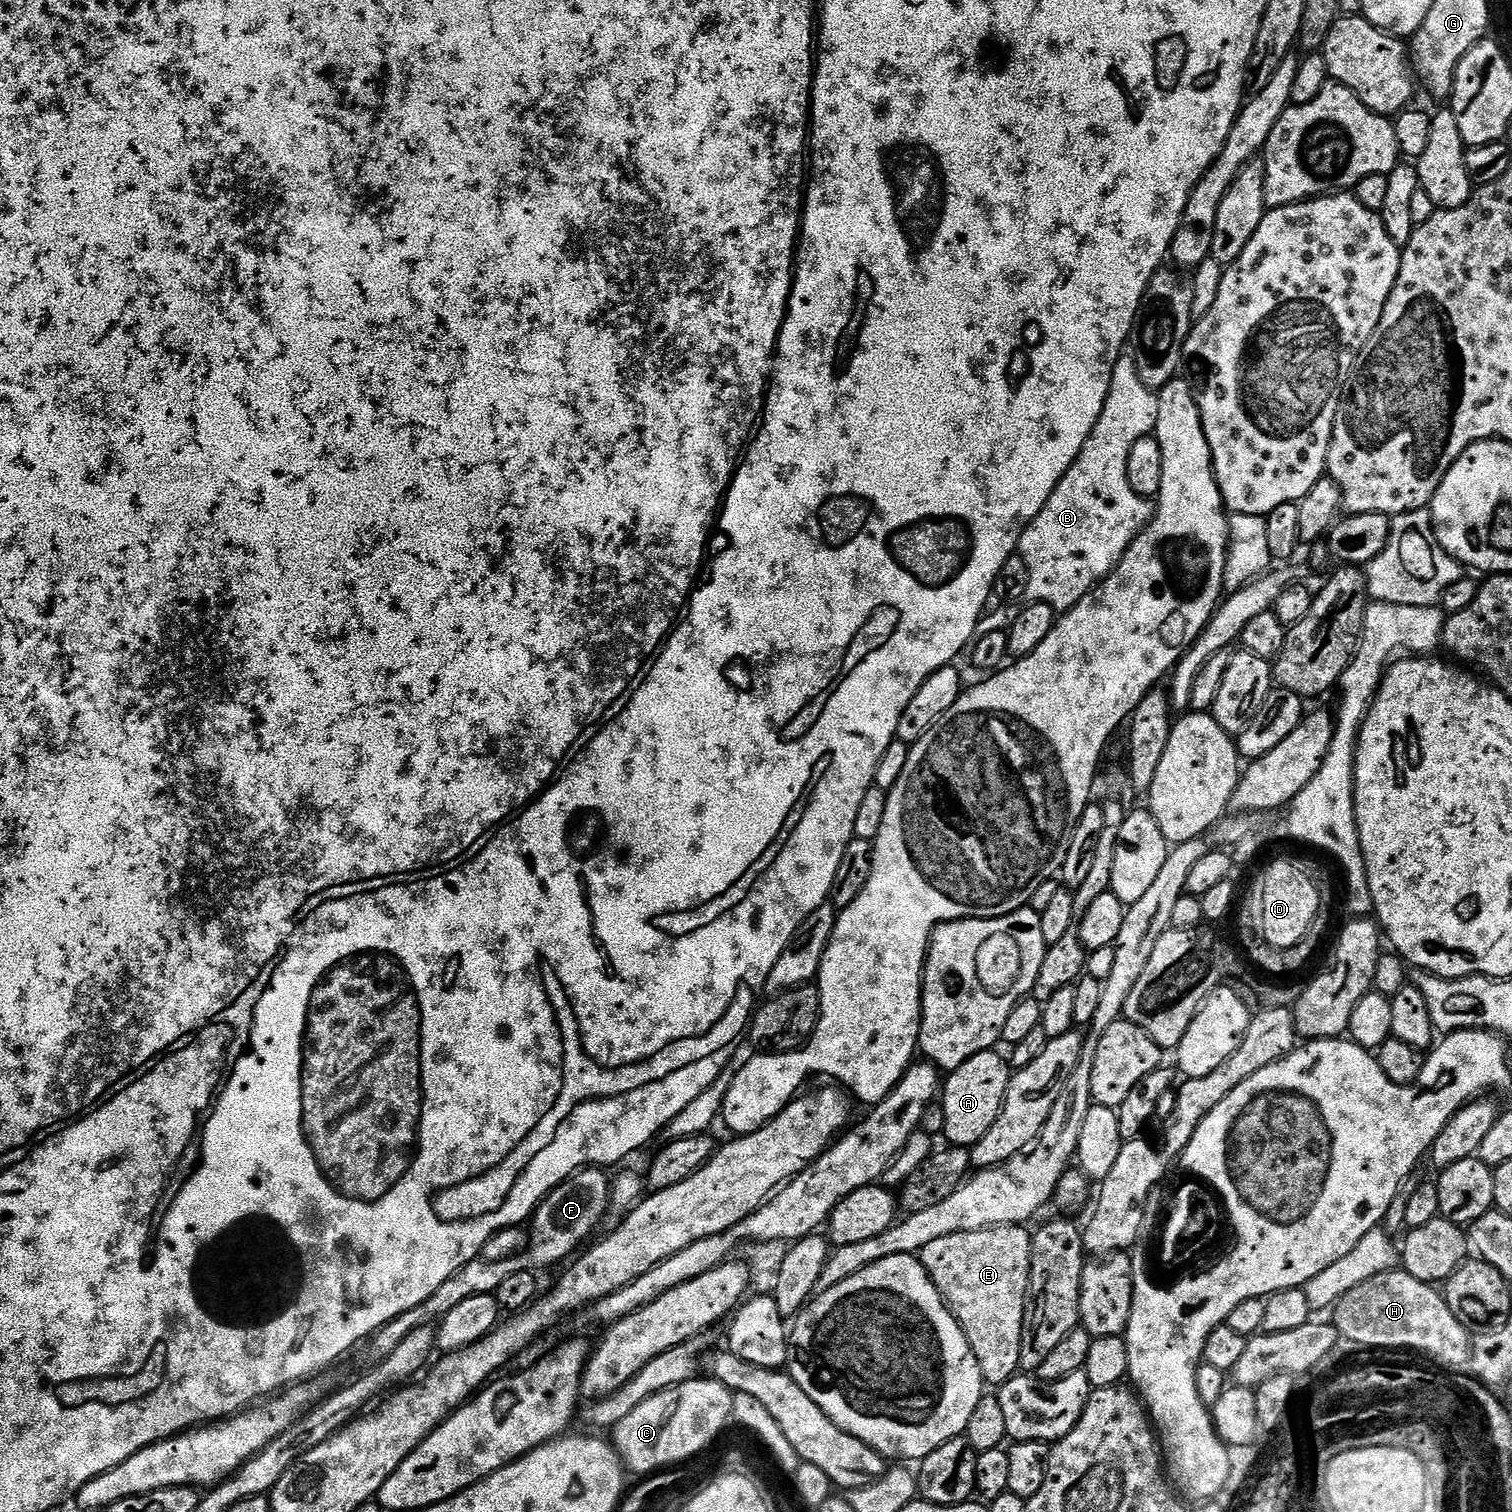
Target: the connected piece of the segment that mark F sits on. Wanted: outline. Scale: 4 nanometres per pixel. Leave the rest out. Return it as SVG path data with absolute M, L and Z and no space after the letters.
M589 1166L580 1168L569 1180L563 1180L533 1212L530 1221L532 1232L530 1228L526 1236L526 1247L519 1254L502 1262L486 1262L482 1258L470 1261L462 1266L462 1270L458 1270L458 1274L454 1274L454 1278L446 1278L446 1282L442 1282L442 1286L438 1286L438 1290L434 1290L434 1294L426 1298L426 1302L422 1302L422 1306L414 1306L414 1310L403 1312L401 1316L382 1326L370 1340L372 1360L385 1360L387 1356L394 1354L398 1346L402 1346L402 1338L406 1338L410 1330L418 1330L439 1321L441 1316L450 1314L454 1306L466 1302L466 1298L474 1298L478 1294L495 1294L498 1286L502 1286L503 1280L510 1278L510 1274L552 1268L555 1264L563 1265L569 1258L575 1257L597 1235L596 1227L603 1225L608 1215L612 1186L610 1176L604 1172L607 1171L603 1167Z

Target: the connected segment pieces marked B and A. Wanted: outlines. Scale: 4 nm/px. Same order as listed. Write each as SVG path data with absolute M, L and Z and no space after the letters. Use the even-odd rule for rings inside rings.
M1121 354L1110 378L1110 390L1102 406L1102 414L1090 430L1090 438L1082 446L1078 458L1056 483L1054 494L1042 506L1038 518L1020 536L1018 554L1030 570L1028 596L1037 604L1049 604L1058 614L1069 612L1087 592L1111 574L1116 563L1124 557L1136 535L1146 527L1154 515L1149 497L1134 494L1130 482L1126 482L1126 461L1130 459L1130 446L1138 438L1153 435L1158 422L1157 393L1138 378L1138 366L1130 354Z
M989 1050L974 1054L958 1070L947 1073L942 1084L942 1103L946 1114L943 1139L949 1145L971 1149L972 1145L994 1126L1008 1093L1008 1083L1012 1081L1013 1069L1009 1061L999 1056L999 1051Z

